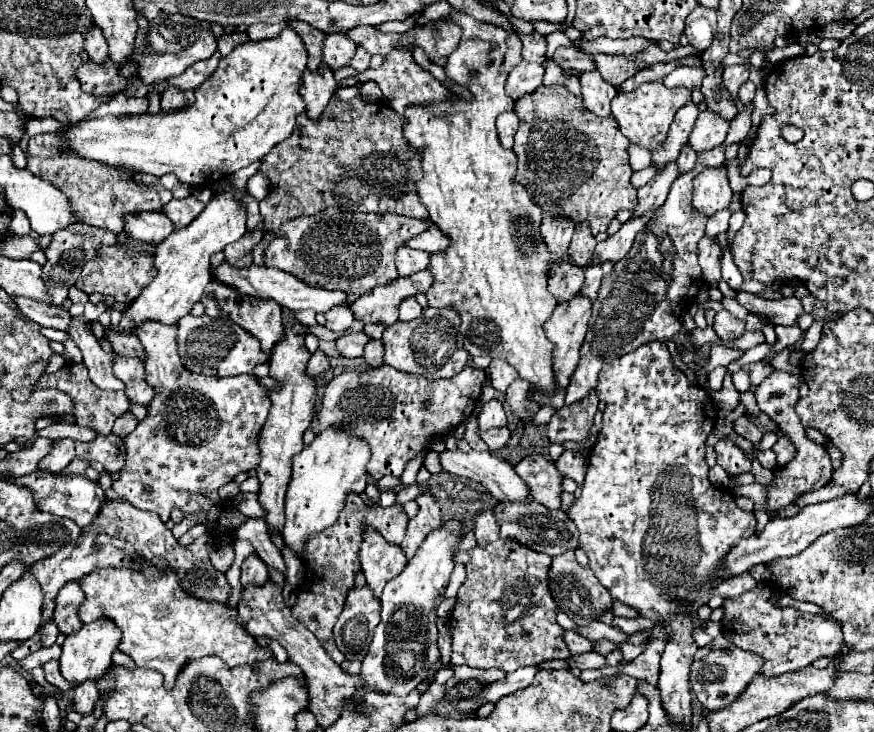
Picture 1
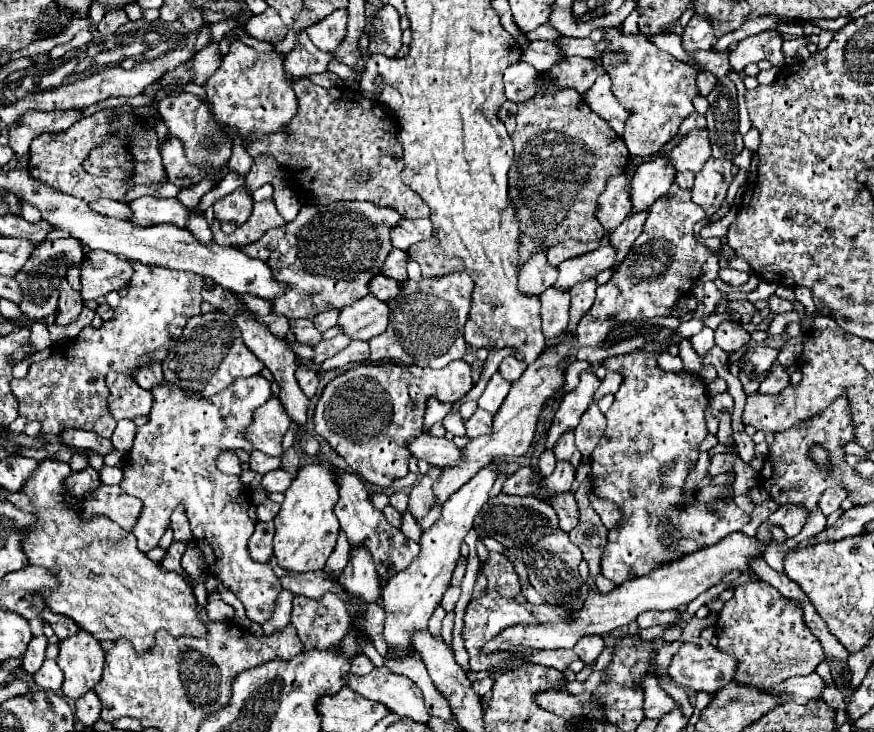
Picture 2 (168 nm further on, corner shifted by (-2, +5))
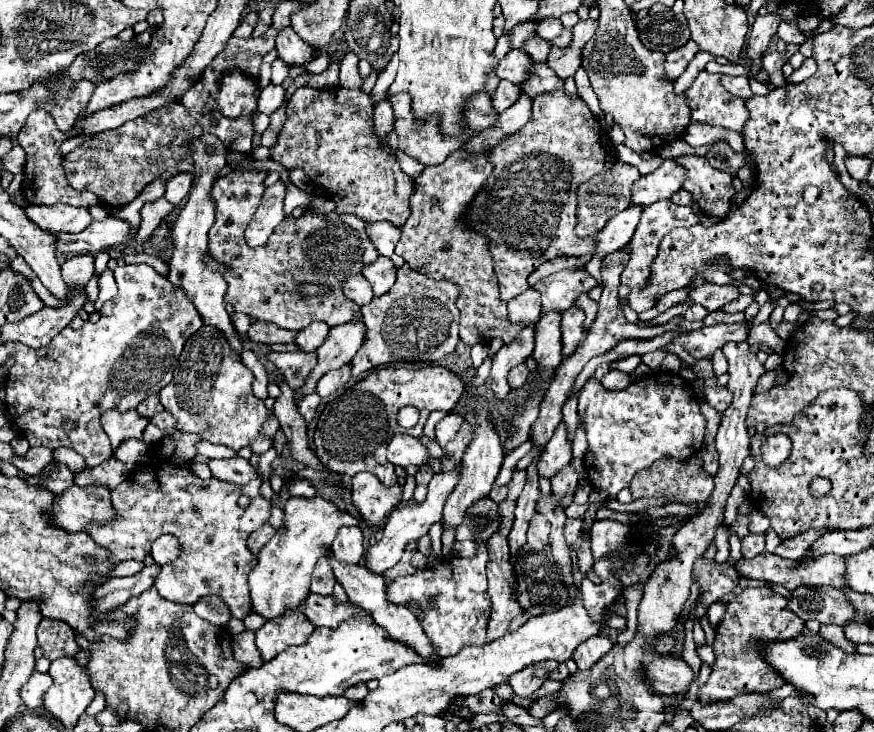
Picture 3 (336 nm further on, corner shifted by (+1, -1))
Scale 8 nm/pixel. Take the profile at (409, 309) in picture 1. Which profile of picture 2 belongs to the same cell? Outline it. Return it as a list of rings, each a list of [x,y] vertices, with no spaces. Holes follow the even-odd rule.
[[[375,275],[375,279],[371,279],[369,283],[369,293],[381,301],[389,299],[389,297],[397,297],[399,295],[399,285],[395,283],[395,279],[387,279],[383,275]]]

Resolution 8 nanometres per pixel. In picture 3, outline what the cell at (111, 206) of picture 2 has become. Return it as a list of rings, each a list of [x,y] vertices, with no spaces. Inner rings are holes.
[[[26,205],[28,217],[44,231],[64,231],[64,233],[78,233],[92,223],[92,215],[84,207],[70,207],[70,205]]]

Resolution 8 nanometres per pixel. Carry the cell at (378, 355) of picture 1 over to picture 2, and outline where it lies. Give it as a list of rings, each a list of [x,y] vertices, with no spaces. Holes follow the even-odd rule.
[[[351,341],[343,351],[327,359],[319,371],[331,371],[331,369],[343,369],[351,363],[365,363],[369,359],[369,343],[365,341]]]

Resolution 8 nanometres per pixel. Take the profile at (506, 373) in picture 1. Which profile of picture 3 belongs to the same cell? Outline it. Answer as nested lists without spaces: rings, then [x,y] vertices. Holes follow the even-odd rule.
[[[516,365],[516,367],[512,367],[512,373],[508,373],[510,389],[520,389],[520,387],[528,381],[528,375],[530,375],[530,371],[526,369],[526,365]]]

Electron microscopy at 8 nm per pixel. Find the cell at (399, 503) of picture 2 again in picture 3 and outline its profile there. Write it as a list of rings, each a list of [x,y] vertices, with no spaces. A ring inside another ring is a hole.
[[[456,465],[452,471],[446,471],[446,473],[436,473],[428,485],[428,497],[422,503],[412,503],[412,505],[398,505],[388,517],[386,517],[386,525],[384,525],[384,537],[368,547],[366,551],[366,567],[372,569],[374,573],[384,573],[386,569],[394,567],[402,555],[404,555],[404,549],[410,541],[418,541],[422,535],[428,533],[428,529],[443,520],[443,509],[448,495],[452,493],[452,489],[456,487],[458,479],[460,479],[460,465]]]

